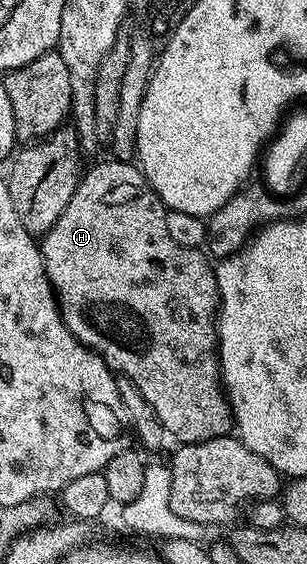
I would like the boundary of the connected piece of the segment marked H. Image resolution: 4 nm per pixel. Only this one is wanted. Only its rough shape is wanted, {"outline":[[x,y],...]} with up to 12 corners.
{"outline":[[130,160],[41,235],[64,324],[179,443],[225,438],[218,281]]}

